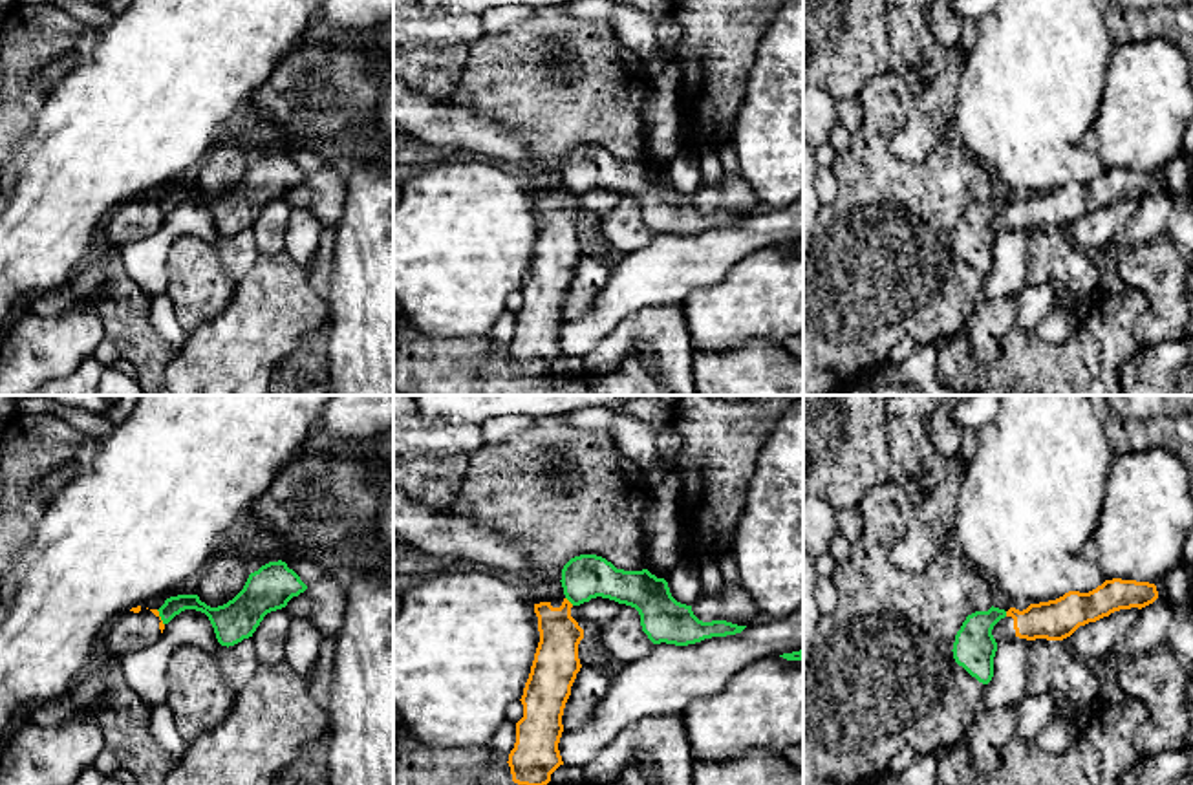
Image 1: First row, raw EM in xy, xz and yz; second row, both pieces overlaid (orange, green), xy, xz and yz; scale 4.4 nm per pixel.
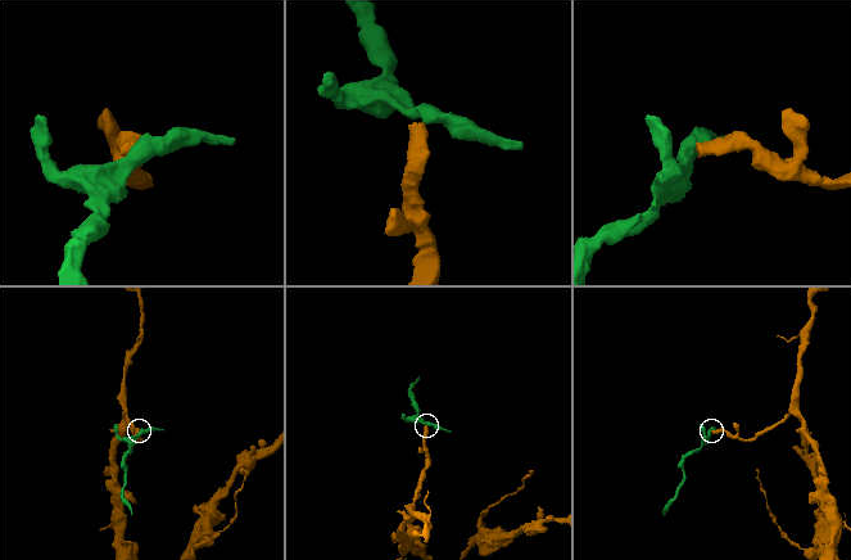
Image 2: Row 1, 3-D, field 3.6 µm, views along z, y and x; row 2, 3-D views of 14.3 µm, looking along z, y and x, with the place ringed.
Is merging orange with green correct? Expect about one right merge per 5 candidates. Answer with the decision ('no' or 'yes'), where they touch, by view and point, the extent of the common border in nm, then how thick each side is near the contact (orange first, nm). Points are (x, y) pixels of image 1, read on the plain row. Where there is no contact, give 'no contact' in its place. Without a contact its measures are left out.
no; meets orange in xz at (568, 191); contact 50 nm long; 190 nm thick on the orange side, 200 nm on the other

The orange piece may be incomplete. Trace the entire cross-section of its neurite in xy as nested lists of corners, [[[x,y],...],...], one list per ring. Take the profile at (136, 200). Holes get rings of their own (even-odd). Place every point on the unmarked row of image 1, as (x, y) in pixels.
[[[132,198],[110,212],[101,227],[102,236],[115,247],[152,236],[163,223],[165,214],[157,199]]]

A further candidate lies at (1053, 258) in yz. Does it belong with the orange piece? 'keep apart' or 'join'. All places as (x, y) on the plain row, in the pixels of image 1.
keep apart

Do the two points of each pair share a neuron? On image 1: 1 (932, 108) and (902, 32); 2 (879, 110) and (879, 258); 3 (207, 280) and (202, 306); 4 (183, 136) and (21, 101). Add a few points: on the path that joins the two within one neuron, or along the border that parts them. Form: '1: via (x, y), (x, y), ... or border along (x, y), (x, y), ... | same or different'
1: via (934, 90), (932, 61), (921, 50) | same
2: via (877, 147), (879, 222) | same
3: via (202, 286), (202, 301) | same
4: border along (68, 70), (50, 92), (33, 127), (19, 141) | different

